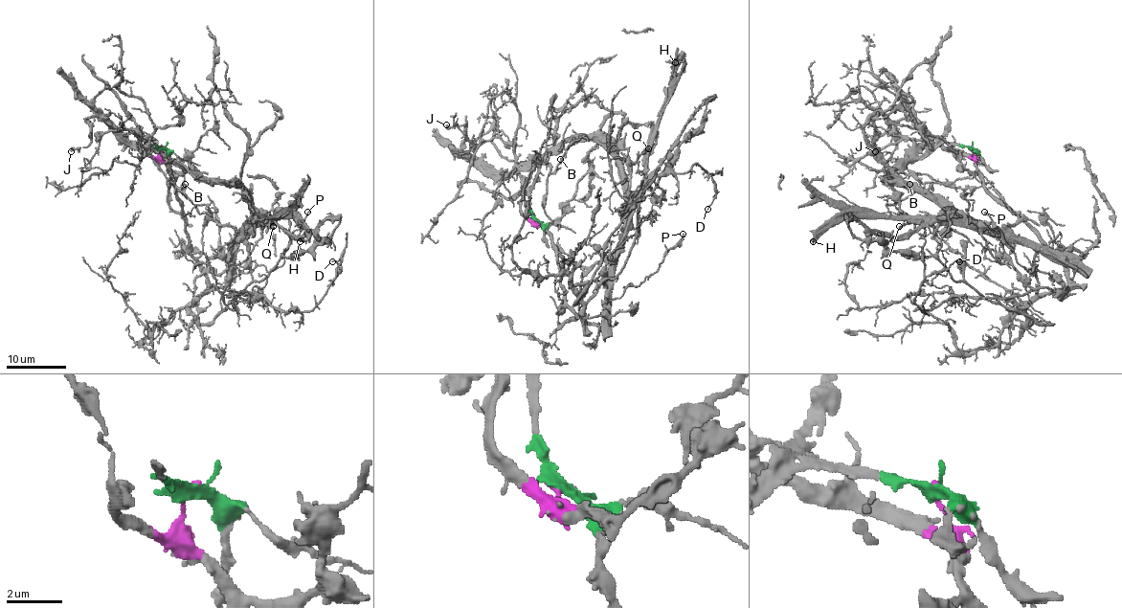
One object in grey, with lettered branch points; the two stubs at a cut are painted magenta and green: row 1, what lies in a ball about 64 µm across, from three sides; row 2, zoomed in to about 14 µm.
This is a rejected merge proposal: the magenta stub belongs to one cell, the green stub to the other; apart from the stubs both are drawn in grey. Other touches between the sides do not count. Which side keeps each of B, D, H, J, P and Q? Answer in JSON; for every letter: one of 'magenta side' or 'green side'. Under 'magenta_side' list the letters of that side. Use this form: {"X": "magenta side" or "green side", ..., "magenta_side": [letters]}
{"B": "magenta side", "D": "magenta side", "H": "green side", "J": "green side", "P": "magenta side", "Q": "green side", "magenta_side": ["B", "D", "P"]}

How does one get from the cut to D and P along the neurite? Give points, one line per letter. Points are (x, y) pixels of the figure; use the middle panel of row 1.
D: (535, 221), (564, 300), (583, 316), (621, 269), (639, 202), (658, 176), (698, 165), (714, 182), (706, 209)
P: (535, 221), (548, 232), (556, 254), (564, 300), (586, 318), (597, 316), (628, 286), (655, 273), (683, 233)

